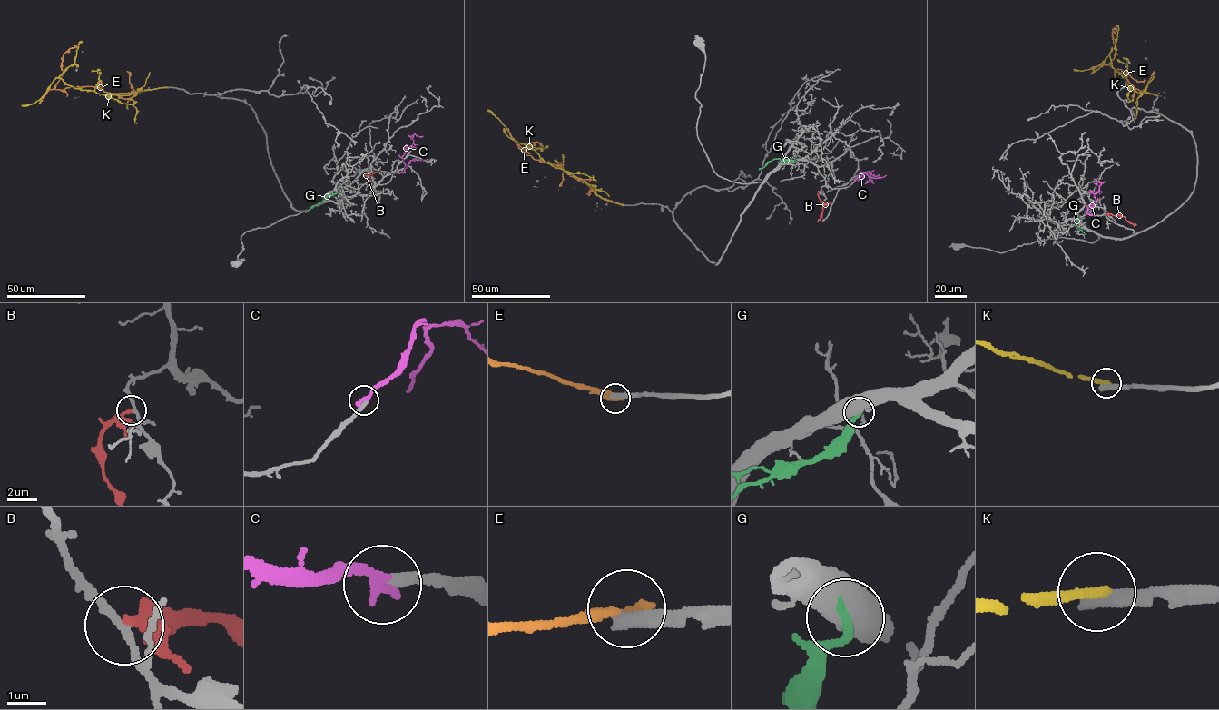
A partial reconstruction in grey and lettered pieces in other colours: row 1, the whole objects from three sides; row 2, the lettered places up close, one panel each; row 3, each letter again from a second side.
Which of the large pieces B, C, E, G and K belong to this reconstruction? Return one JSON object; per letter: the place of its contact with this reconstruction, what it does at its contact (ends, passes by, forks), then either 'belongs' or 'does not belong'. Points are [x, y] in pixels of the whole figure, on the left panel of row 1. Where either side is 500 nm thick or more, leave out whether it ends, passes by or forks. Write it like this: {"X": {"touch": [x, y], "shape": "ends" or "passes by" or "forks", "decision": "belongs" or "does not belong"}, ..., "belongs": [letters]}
{"B": {"touch": [367, 175], "shape": "ends", "decision": "does not belong"}, "C": {"touch": [399, 172], "shape": "ends", "decision": "belongs"}, "E": {"touch": [165, 87], "shape": "ends", "decision": "does not belong"}, "G": {"touch": [339, 189], "decision": "does not belong"}, "K": {"touch": [165, 87], "shape": "ends", "decision": "does not belong"}, "belongs": ["C"]}

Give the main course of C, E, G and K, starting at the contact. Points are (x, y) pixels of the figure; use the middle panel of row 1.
C: (854, 180), (860, 172), (859, 180), (869, 171), (869, 181), (872, 175), (881, 176)
E: (623, 205), (601, 198), (559, 165), (534, 159), (518, 145), (526, 149), (526, 143), (535, 142), (543, 147)
G: (795, 162), (773, 159), (759, 169)
K: (624, 204), (602, 198), (580, 178), (545, 162), (534, 150), (511, 137), (501, 122), (486, 110)

